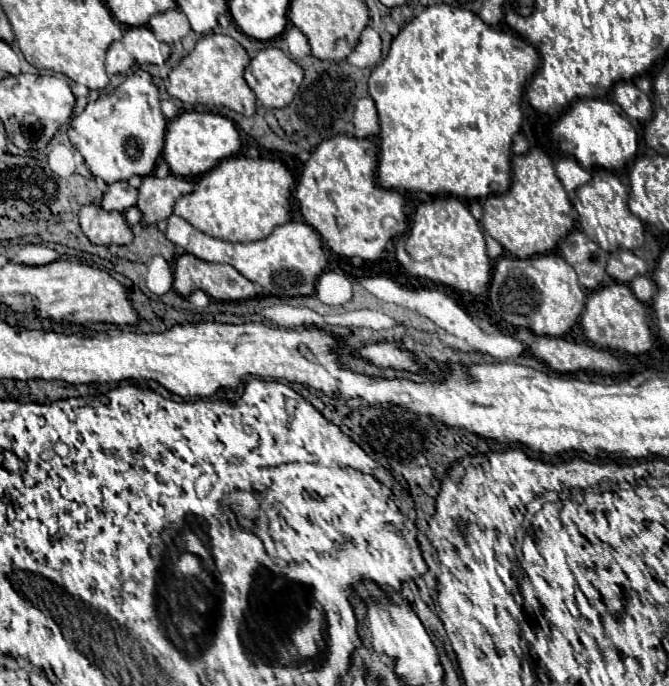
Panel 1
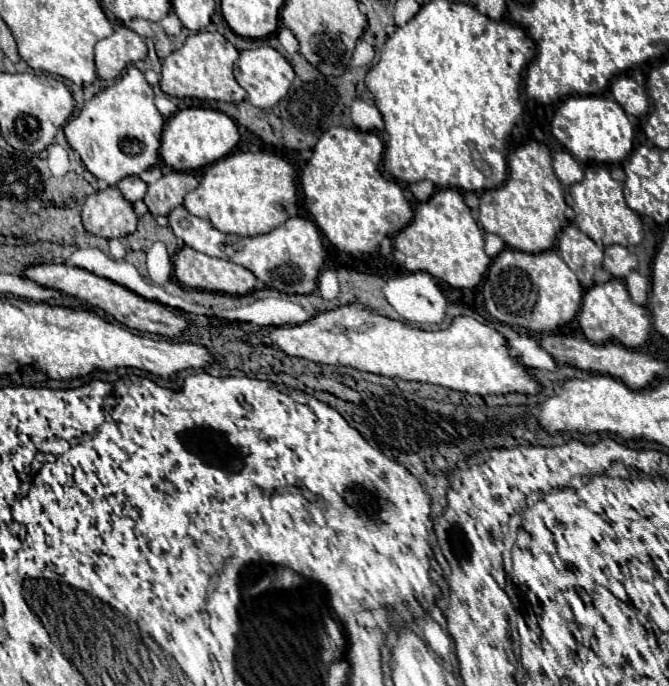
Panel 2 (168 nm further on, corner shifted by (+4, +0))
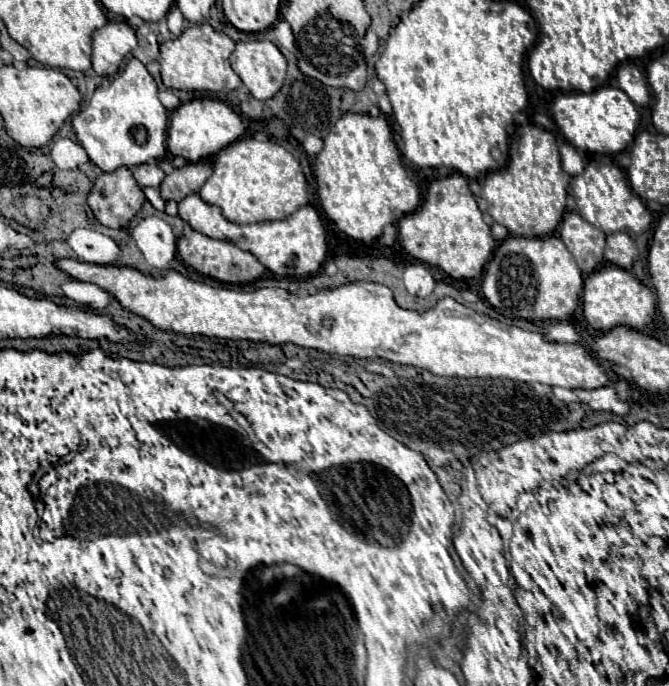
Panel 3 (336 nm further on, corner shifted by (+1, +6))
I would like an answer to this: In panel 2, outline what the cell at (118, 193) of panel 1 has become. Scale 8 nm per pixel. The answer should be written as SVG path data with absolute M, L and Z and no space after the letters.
M125 177L125 179L121 179L121 181L117 183L117 187L121 189L123 197L125 197L127 201L131 201L131 203L143 199L143 195L147 193L147 183L141 181L139 177Z

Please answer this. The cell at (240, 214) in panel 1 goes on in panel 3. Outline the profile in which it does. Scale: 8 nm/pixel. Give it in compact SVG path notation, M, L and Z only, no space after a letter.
M264 132L240 138L214 157L214 171L198 191L200 199L222 209L222 215L240 225L278 221L308 203L308 187L300 163L290 151Z

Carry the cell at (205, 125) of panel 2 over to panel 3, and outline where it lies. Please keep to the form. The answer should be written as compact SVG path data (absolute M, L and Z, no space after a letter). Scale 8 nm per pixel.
M194 99L172 111L166 143L172 155L184 157L186 161L202 161L216 155L230 143L234 143L242 133L244 133L244 125L240 115L234 113L224 101Z

